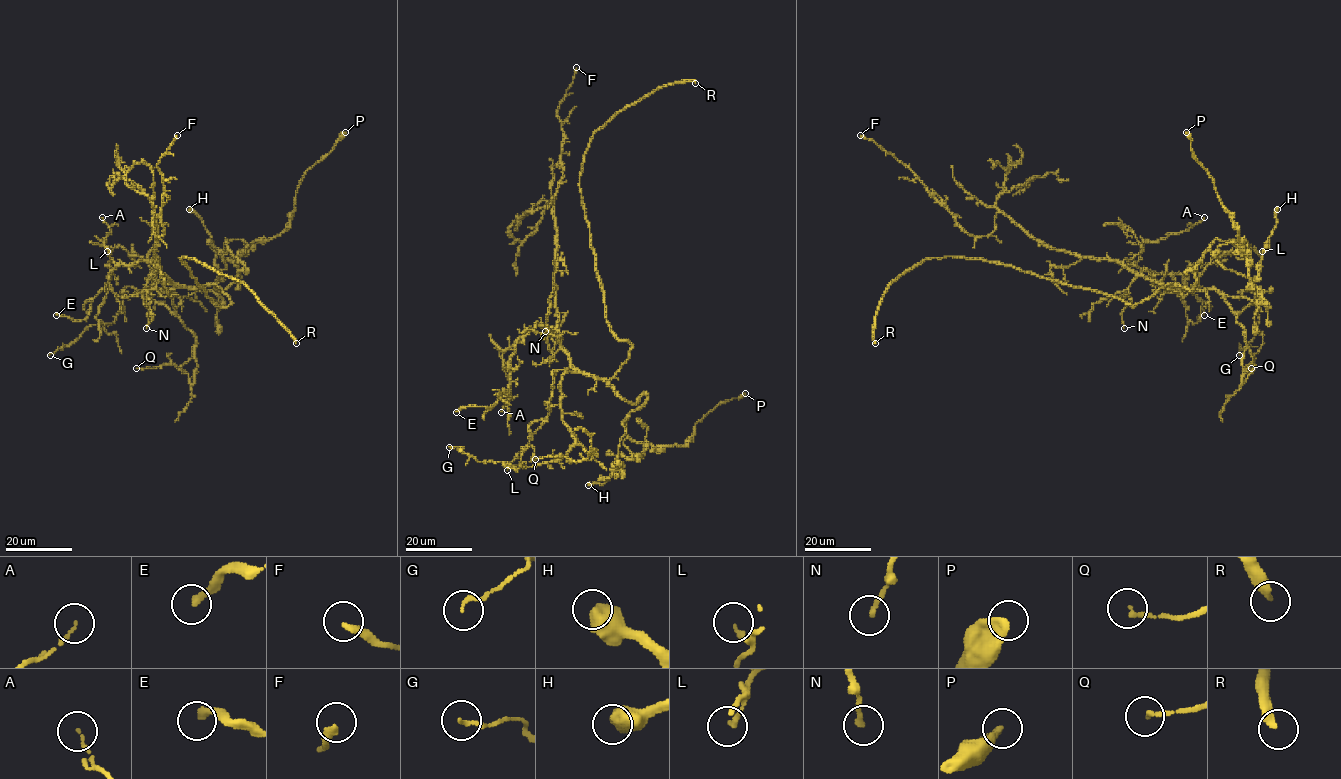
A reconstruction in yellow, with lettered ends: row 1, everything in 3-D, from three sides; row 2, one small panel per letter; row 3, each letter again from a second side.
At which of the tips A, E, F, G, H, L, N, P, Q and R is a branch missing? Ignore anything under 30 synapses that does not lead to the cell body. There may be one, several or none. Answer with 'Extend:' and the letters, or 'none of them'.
Extend: R

